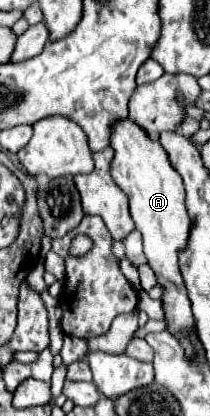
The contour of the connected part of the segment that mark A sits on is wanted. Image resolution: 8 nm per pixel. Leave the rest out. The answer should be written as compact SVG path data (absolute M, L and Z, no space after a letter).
M130 118L114 126L114 138L110 138L110 146L114 148L114 158L110 162L112 178L130 198L132 220L144 236L144 254L148 258L150 268L156 272L158 284L166 288L162 302L168 320L168 330L172 334L178 334L180 330L190 328L194 324L190 300L186 296L186 288L178 268L178 252L186 248L190 232L190 218L184 206L182 178L170 166L168 154L162 144L146 138L146 132L136 122L130 122Z

